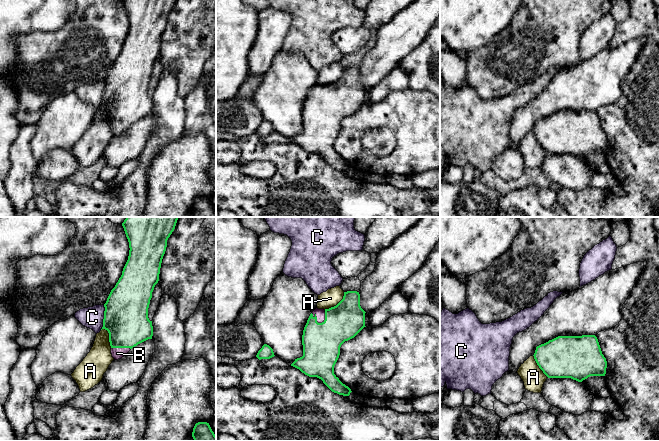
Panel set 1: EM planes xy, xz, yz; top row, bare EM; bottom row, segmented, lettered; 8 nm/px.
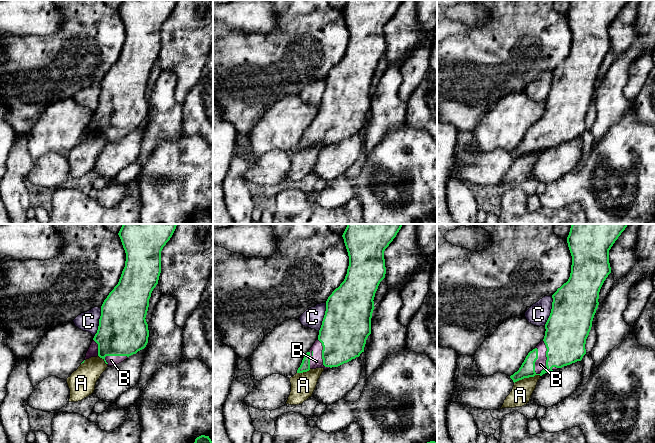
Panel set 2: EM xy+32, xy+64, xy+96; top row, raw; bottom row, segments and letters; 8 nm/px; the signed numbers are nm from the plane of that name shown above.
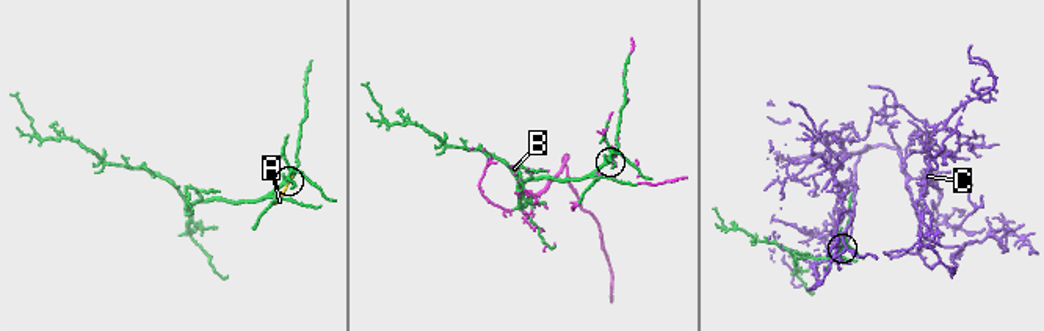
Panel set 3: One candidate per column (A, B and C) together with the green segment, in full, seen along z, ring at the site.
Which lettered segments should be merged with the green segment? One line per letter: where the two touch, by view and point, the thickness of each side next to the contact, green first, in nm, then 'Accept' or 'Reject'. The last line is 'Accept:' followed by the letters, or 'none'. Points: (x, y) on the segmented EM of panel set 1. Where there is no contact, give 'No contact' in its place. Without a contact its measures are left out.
A: Touches green at xz (337, 304). Thickness 300 nm (green) against 140 nm. Reject
B: Touches green at xz (325, 318). Thickness 300 nm (green) against 80 nm. Accept
C: Touches green at xy (104, 317). Thickness 360 nm (green) against 180 nm. Reject
Accept: B

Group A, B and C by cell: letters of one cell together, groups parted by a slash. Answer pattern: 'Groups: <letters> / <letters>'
Groups: A / B / C

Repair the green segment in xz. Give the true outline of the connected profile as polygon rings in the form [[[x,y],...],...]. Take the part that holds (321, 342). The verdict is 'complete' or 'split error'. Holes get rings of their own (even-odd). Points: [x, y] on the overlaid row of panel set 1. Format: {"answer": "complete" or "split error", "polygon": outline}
{"answer": "split error", "polygon": [[[357,291],[344,292],[343,299],[334,307],[325,310],[316,308],[303,330],[303,356],[295,359],[291,366],[309,377],[321,379],[332,392],[349,396],[352,391],[334,374],[334,366],[339,358],[341,345],[366,327],[365,313],[360,306],[360,294]]]}

